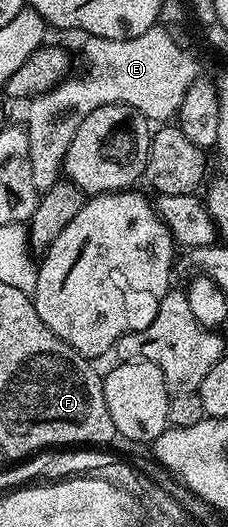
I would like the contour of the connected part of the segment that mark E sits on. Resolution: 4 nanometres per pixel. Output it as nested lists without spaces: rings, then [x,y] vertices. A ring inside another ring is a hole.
[[[158,25],[147,29],[147,33],[139,33],[139,37],[130,39],[104,39],[89,37],[85,43],[85,68],[81,75],[66,77],[49,91],[36,95],[28,100],[29,108],[25,111],[23,126],[29,142],[31,157],[31,181],[35,181],[35,189],[40,193],[51,189],[51,185],[59,182],[62,176],[63,156],[71,145],[79,125],[90,113],[95,113],[103,105],[122,103],[150,121],[169,121],[174,118],[190,85],[199,78],[197,63],[168,35],[164,26]]]

